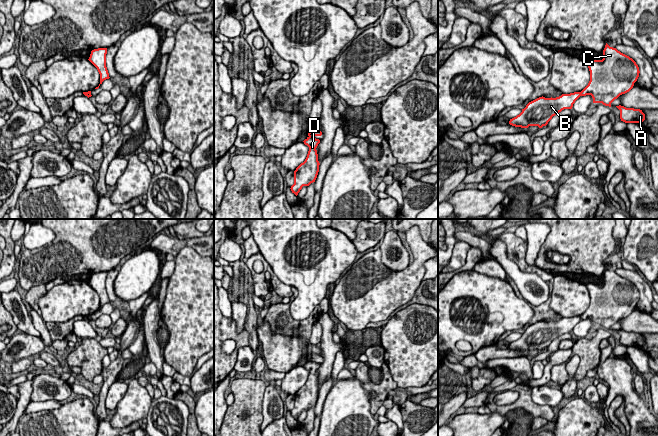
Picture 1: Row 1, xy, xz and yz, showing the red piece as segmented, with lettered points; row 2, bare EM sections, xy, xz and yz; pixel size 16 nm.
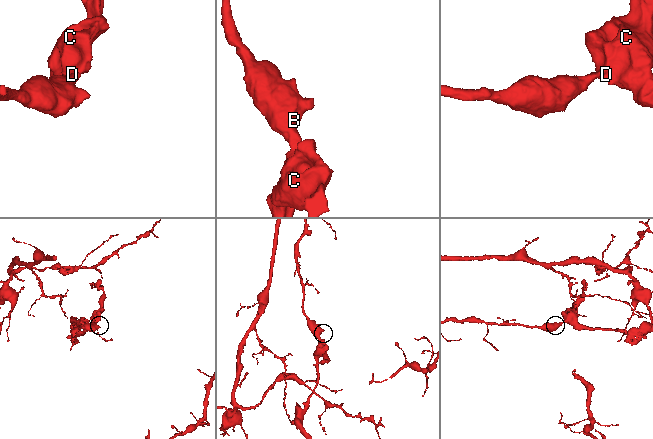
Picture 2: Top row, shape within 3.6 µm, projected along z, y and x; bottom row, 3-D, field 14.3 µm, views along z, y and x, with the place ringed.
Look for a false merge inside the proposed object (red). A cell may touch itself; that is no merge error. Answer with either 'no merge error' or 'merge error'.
merge error

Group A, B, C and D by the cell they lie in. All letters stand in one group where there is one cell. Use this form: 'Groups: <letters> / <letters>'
Groups: A C D / B

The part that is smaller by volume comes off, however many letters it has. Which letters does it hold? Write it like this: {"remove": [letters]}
{"remove": ["A", "C", "D"]}

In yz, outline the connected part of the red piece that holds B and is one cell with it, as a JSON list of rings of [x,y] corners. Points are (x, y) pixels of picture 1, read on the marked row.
[[[580,92],[562,94],[556,98],[539,97],[529,102],[522,112],[510,119],[509,124],[515,127],[546,126],[553,116],[564,109],[572,109],[575,101],[581,96]]]

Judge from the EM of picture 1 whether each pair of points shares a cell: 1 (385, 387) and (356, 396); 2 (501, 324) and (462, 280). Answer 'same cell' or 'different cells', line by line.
1: different cells
2: same cell

